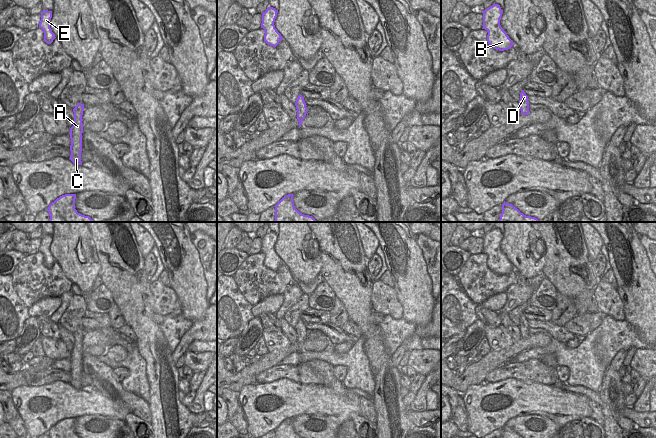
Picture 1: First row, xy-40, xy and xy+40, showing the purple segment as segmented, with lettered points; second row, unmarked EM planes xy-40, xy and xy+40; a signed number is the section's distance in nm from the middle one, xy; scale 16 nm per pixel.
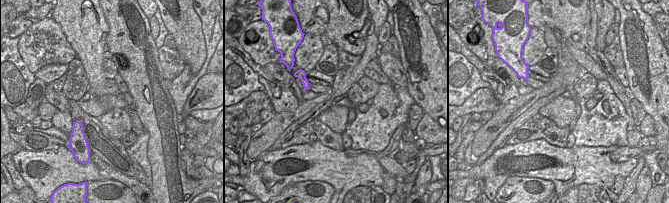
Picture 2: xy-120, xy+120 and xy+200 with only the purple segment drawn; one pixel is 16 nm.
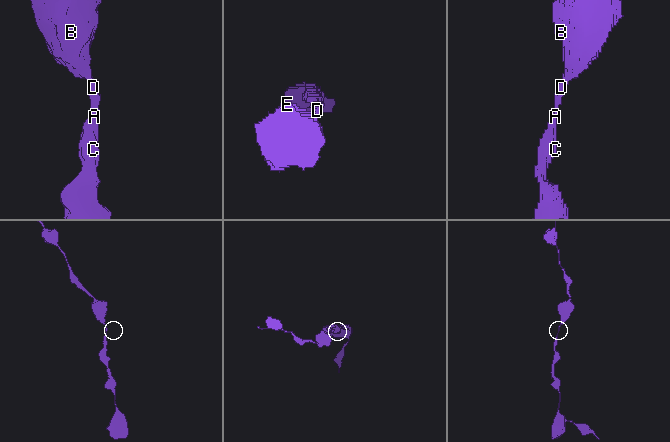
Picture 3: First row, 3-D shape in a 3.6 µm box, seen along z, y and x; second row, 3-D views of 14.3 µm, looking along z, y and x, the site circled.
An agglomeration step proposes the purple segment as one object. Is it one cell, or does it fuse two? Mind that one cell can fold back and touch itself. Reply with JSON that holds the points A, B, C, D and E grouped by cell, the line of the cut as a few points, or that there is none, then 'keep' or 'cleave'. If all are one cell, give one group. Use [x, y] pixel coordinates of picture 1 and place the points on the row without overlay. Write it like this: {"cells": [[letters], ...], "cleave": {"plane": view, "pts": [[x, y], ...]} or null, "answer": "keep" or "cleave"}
{"cells": [["A", "B", "C", "D", "E"]], "cleave": null, "answer": "keep"}

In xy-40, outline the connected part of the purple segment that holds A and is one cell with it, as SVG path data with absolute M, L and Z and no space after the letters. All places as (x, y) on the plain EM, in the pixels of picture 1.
M78 327L73 333L74 336L74 347L70 352L70 375L71 380L70 384L75 389L81 389L81 375L82 375L82 357L83 357L83 348L82 348L82 339L84 335L84 328Z

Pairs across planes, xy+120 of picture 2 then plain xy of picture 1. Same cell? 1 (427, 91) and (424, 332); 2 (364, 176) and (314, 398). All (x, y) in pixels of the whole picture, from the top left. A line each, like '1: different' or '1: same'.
1: different
2: same

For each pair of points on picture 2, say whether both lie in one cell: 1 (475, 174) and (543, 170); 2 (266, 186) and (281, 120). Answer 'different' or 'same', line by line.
1: same
2: different

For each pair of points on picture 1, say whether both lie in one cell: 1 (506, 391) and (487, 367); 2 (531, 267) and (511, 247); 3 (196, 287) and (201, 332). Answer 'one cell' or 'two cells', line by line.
1: two cells
2: one cell
3: two cells

